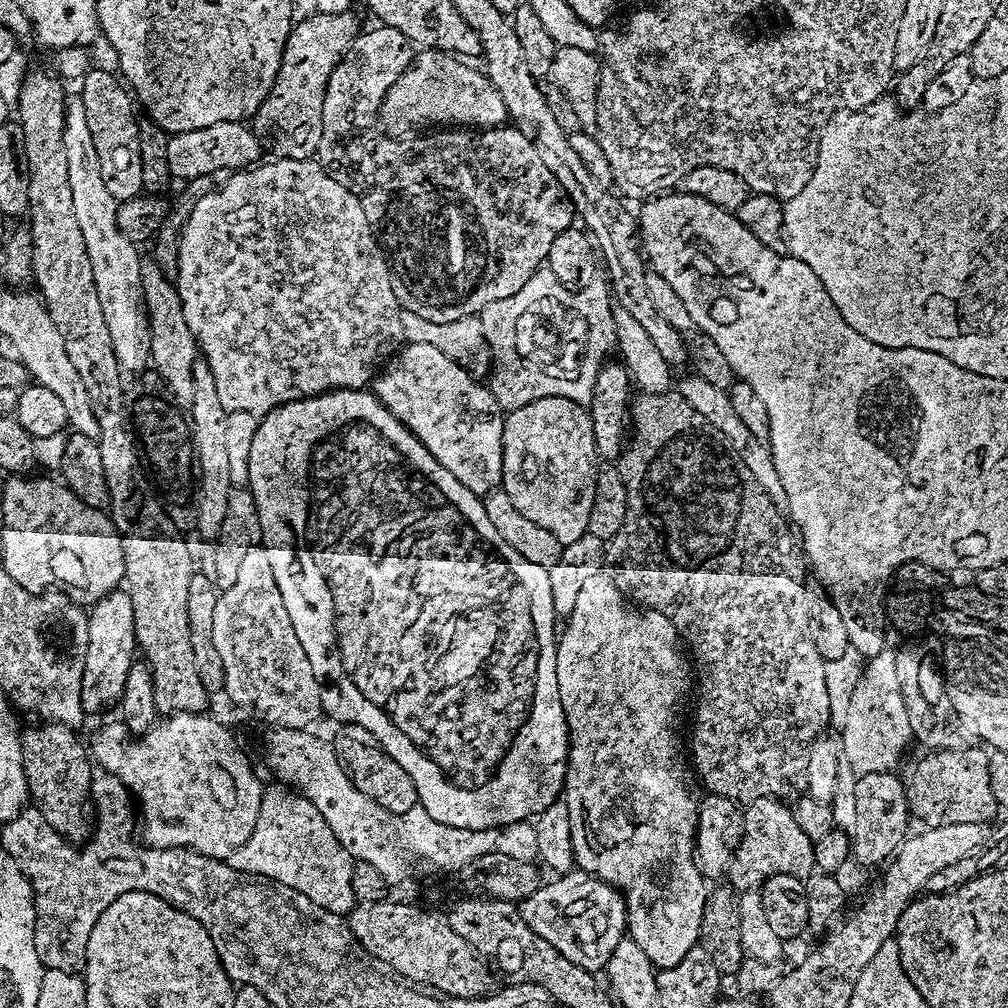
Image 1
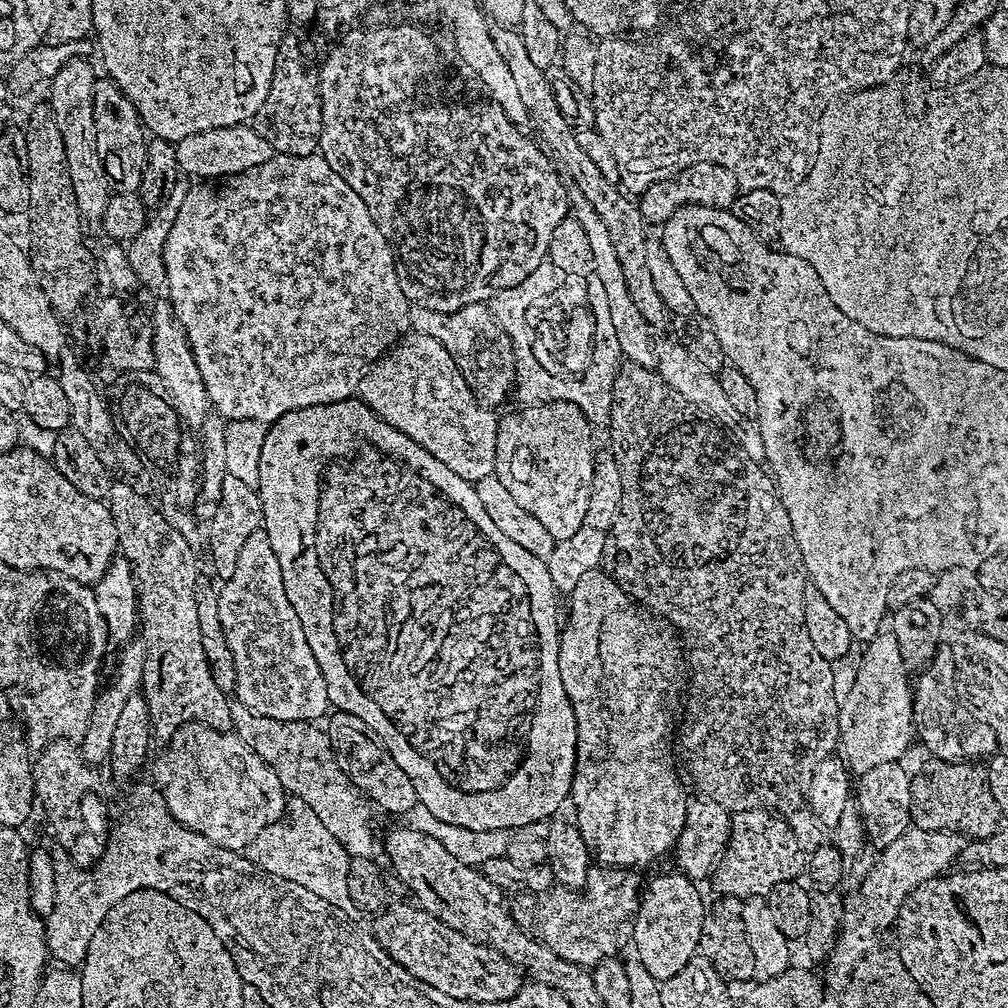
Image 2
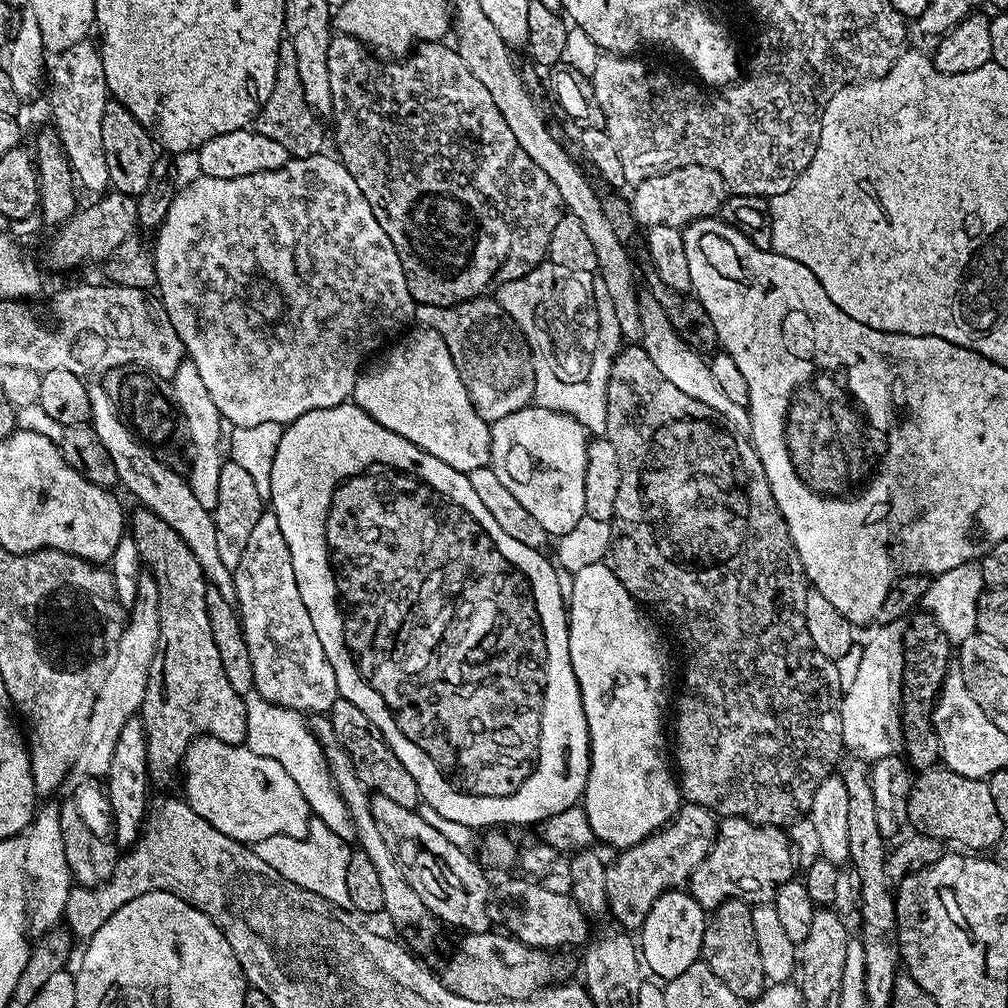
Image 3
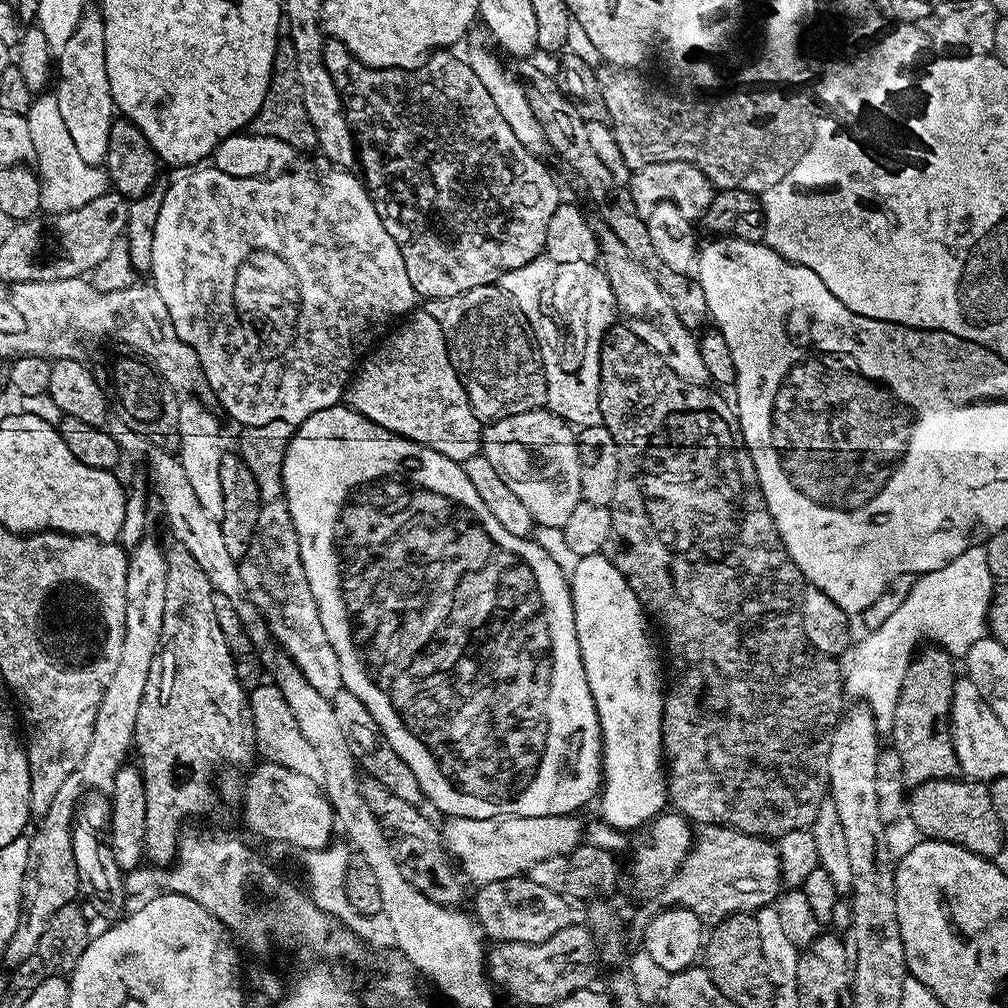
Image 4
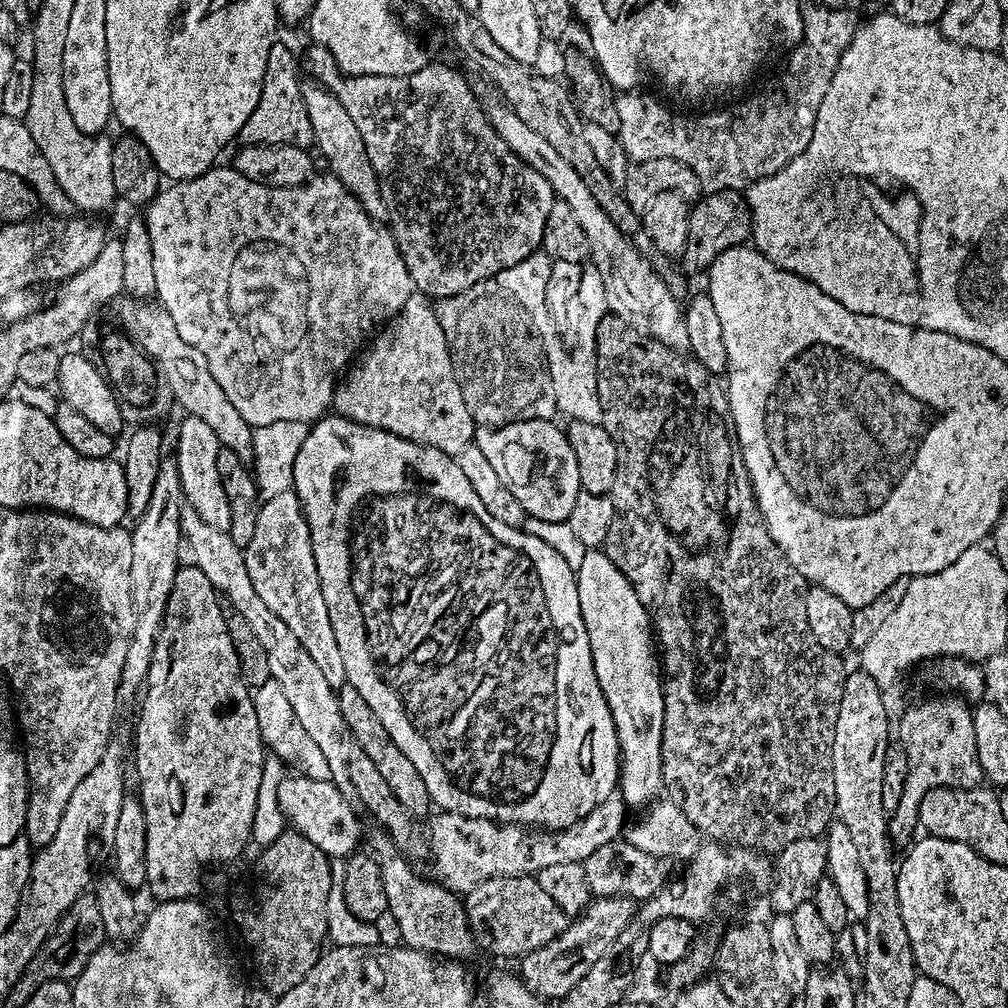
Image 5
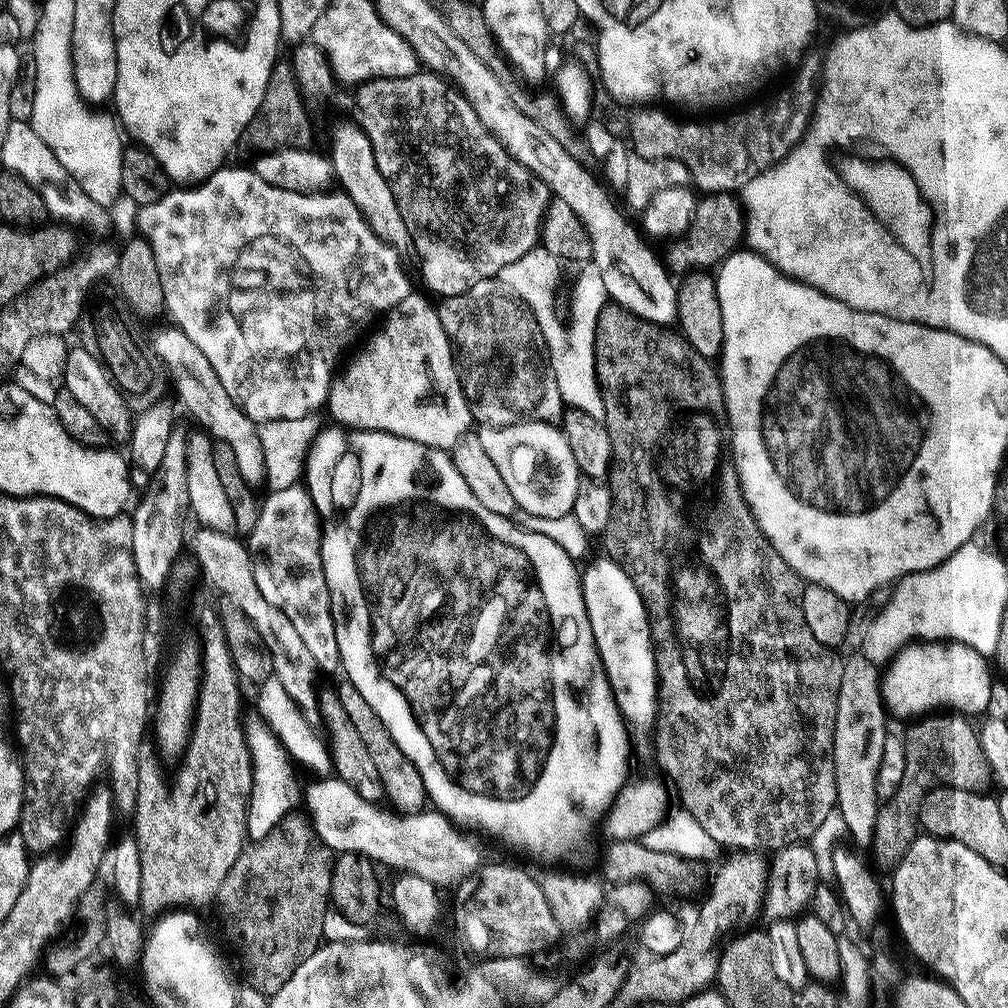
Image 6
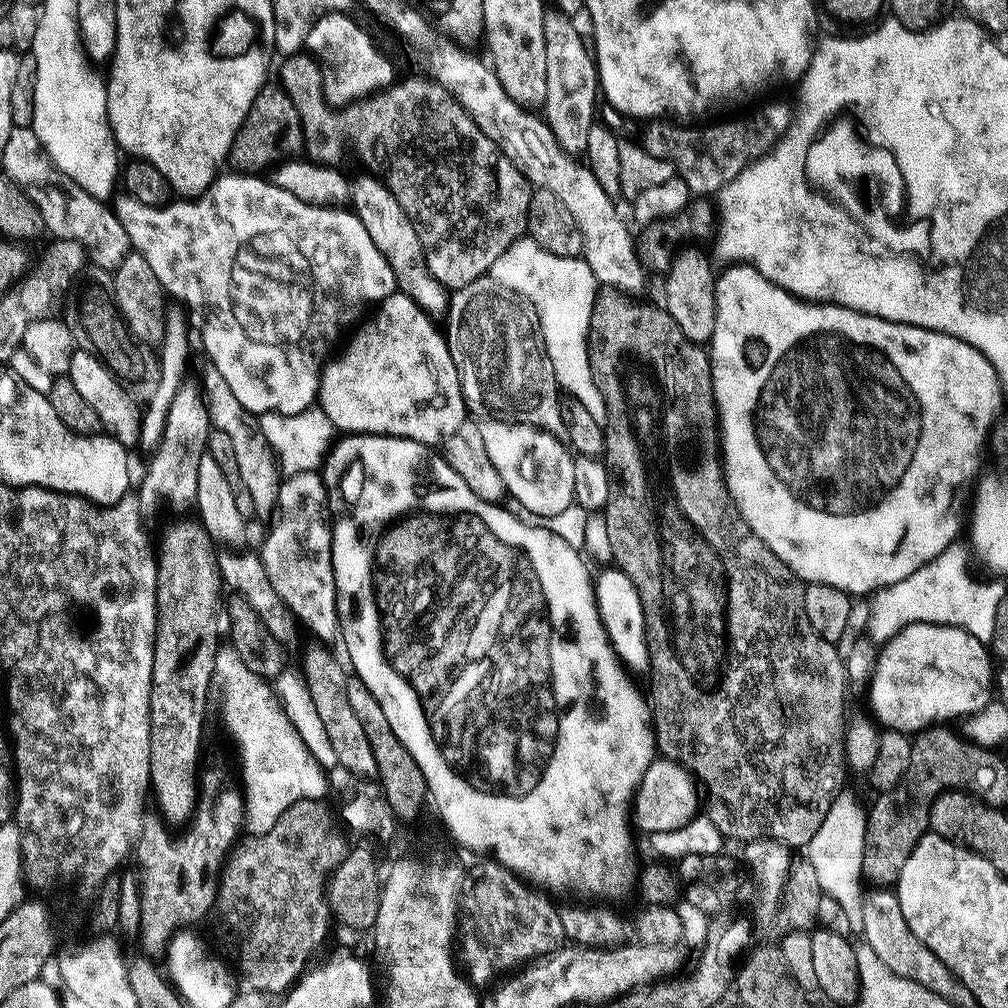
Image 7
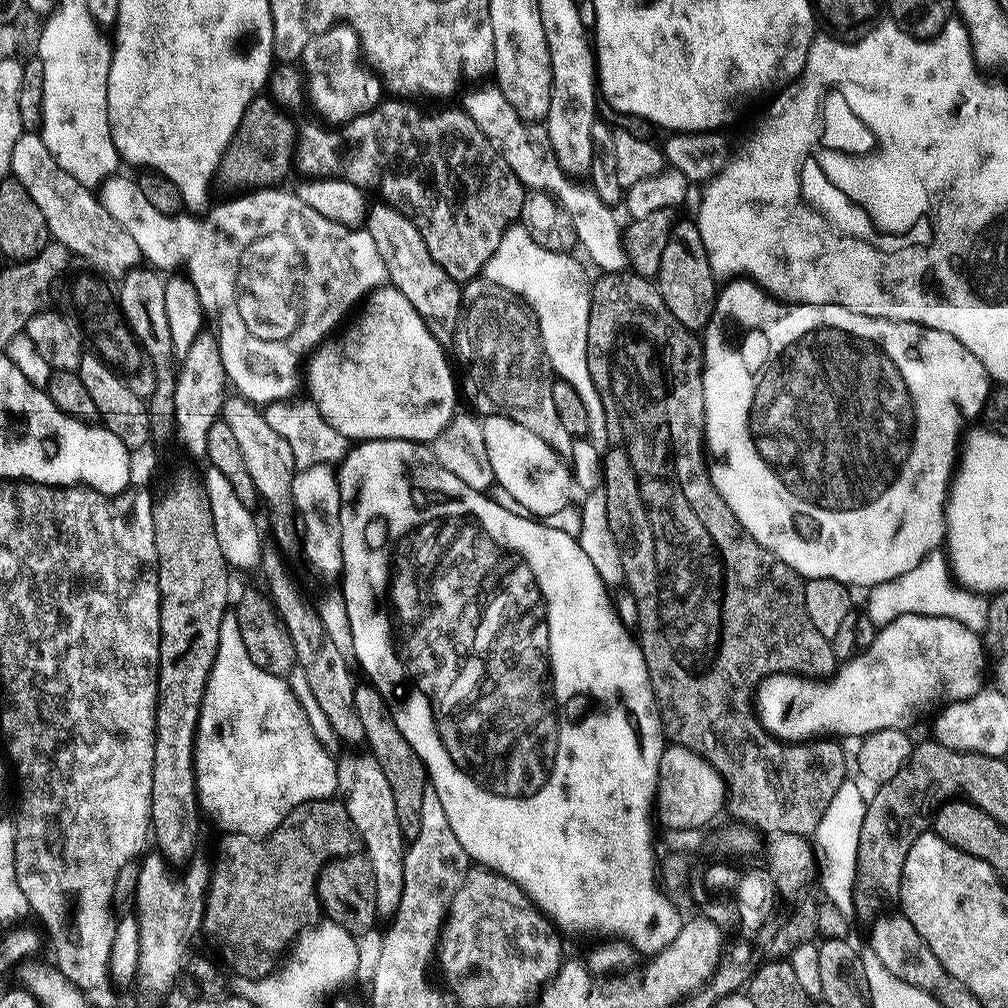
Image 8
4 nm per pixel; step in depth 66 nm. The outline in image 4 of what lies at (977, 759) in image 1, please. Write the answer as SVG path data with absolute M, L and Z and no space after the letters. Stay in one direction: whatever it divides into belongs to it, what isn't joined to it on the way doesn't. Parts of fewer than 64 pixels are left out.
M967 778L927 780L915 785L906 796L906 816L930 840L945 840L962 846L985 858L996 858L1004 848L1006 829L1000 825L994 802L988 793L988 784Z

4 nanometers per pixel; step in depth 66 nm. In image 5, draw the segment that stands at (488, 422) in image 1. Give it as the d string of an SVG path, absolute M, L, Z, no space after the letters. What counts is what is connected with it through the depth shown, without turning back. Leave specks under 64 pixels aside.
M413 294L406 298L406 306L399 308L396 315L375 333L363 355L337 383L336 391L332 394L331 407L339 415L355 420L357 424L365 424L367 428L383 428L404 440L414 440L417 444L437 448L439 452L459 454L467 444L473 443L474 423L455 380L447 340L443 336L436 309L429 297Z

